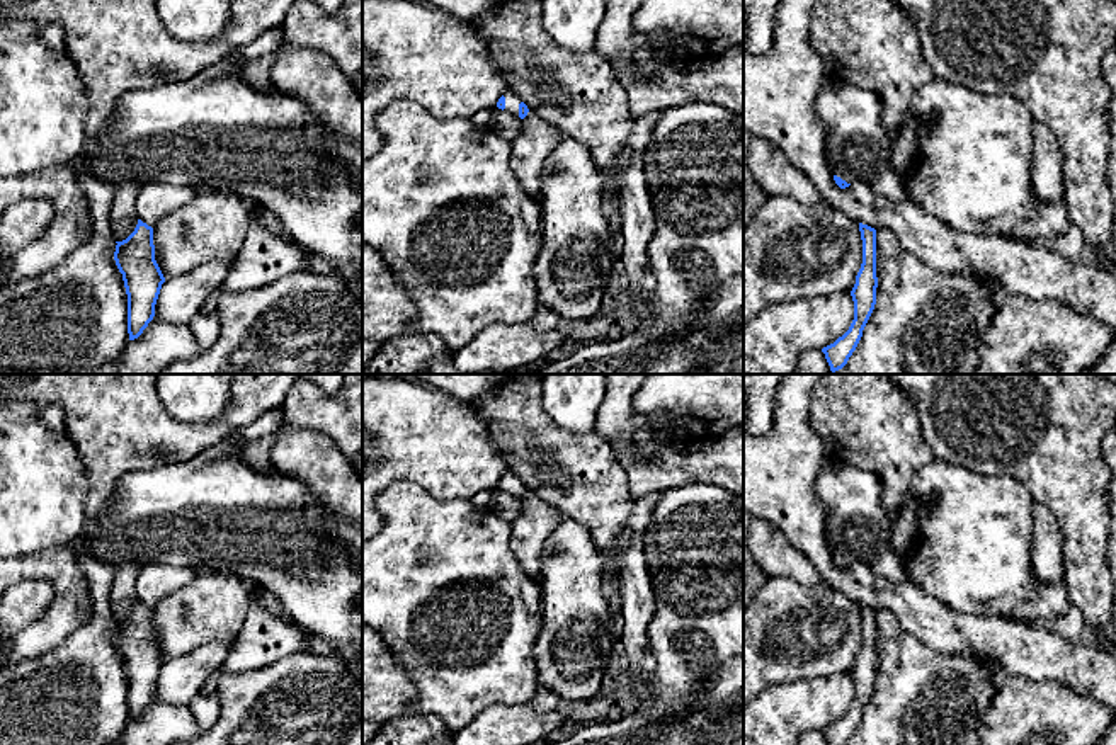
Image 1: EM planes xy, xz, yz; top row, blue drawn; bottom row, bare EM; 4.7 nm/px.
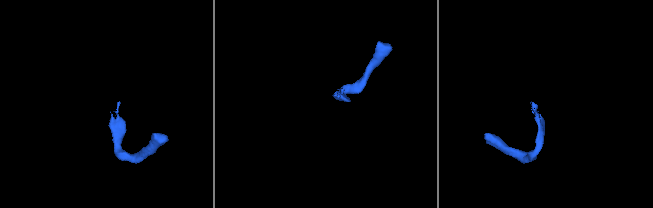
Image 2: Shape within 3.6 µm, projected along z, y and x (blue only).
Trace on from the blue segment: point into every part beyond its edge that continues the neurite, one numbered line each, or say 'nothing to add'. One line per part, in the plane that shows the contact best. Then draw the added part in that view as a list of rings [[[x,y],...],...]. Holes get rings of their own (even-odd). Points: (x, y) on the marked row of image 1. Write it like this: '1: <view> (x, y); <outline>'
1: yz (924, 322); [[[876,230],[876,304],[847,364],[832,374],[973,374],[1002,287],[968,274],[948,274],[910,255],[886,230]]]

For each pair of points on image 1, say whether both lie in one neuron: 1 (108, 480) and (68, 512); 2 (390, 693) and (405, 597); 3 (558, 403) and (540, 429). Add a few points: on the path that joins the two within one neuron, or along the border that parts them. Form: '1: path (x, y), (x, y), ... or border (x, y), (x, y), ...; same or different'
1: border (80, 460), (85, 470), (85, 519); different
2: border (380, 633), (393, 659), (415, 688), (417, 696); different
3: border (541, 392), (541, 407), (563, 429), (584, 434); different

